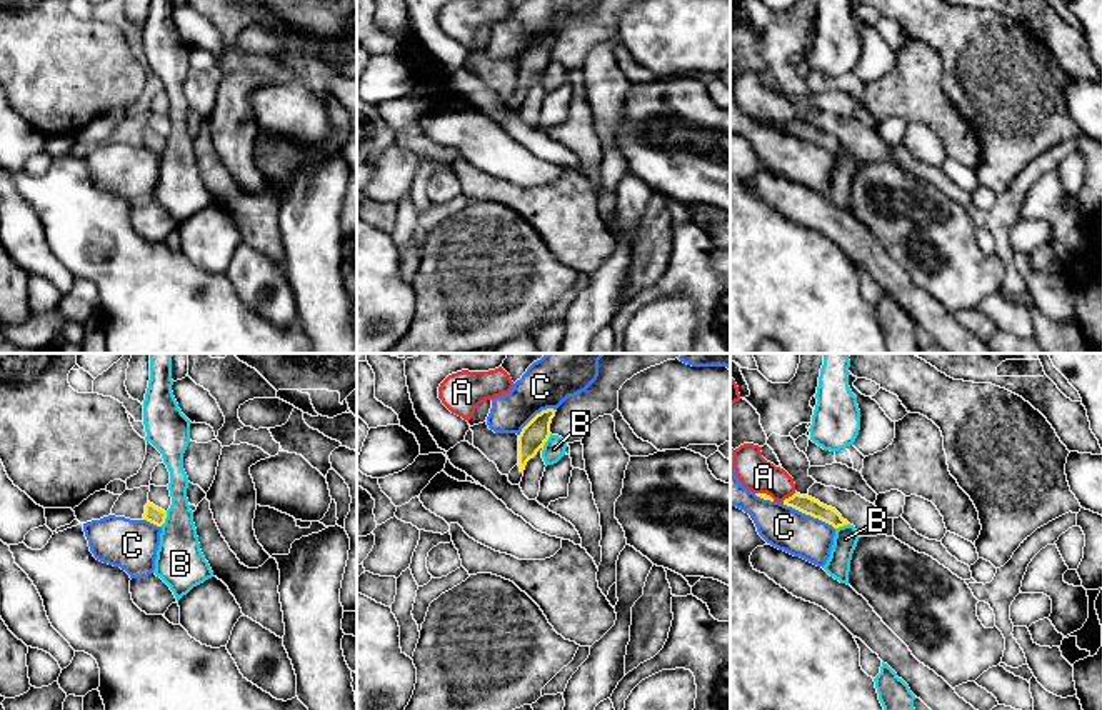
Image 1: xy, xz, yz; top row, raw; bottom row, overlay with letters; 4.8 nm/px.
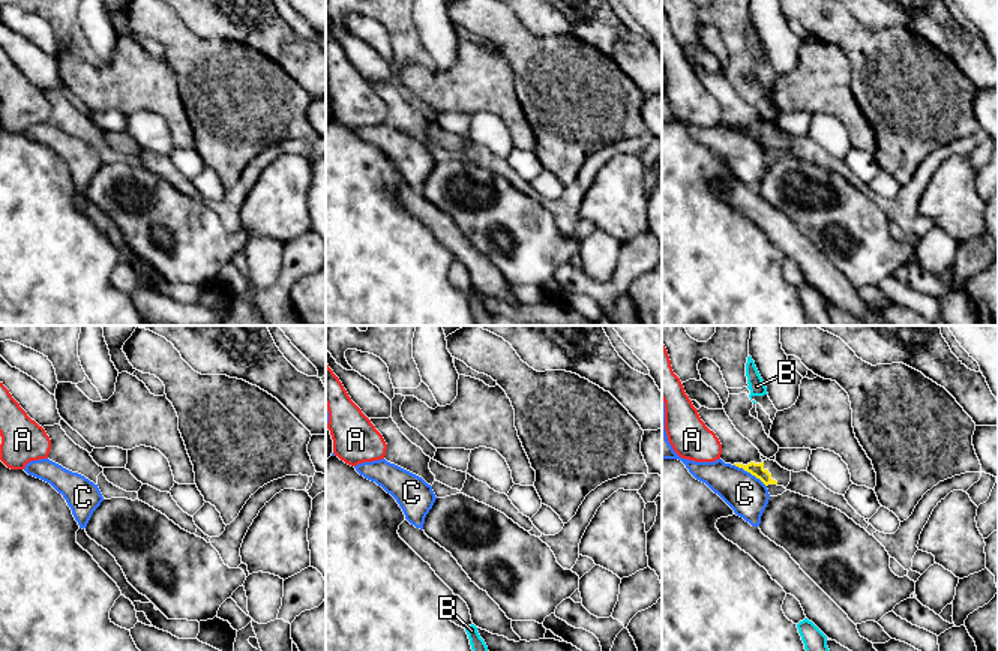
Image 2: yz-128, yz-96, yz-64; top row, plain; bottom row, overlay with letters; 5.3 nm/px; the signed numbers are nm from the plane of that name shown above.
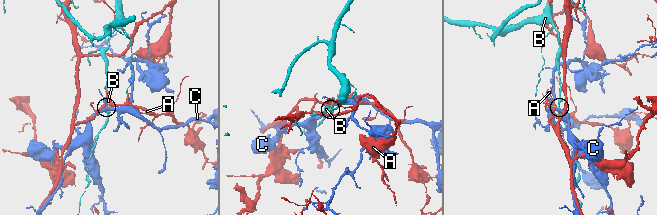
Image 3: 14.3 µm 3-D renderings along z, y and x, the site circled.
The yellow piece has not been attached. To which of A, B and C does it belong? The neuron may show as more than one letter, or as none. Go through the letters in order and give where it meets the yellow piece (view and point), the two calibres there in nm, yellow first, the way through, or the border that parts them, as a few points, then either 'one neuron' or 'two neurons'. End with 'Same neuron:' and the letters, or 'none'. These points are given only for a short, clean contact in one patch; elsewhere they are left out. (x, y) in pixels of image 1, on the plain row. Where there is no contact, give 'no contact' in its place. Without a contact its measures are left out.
A: contact yz (789, 124); calibres 90 and 170 nm; border yz (796, 119), (782, 129); two neurons
B: contact xy (165, 144); calibres 90 and 240 nm; border xy (167, 139), (160, 152); two neurons
C: contact yz (809, 140); calibres 90 and 200 nm; two neurons
Same neuron: none

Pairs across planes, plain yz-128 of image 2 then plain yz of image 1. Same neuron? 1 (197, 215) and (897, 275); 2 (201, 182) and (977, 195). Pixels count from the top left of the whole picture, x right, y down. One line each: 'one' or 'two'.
1: two
2: one

